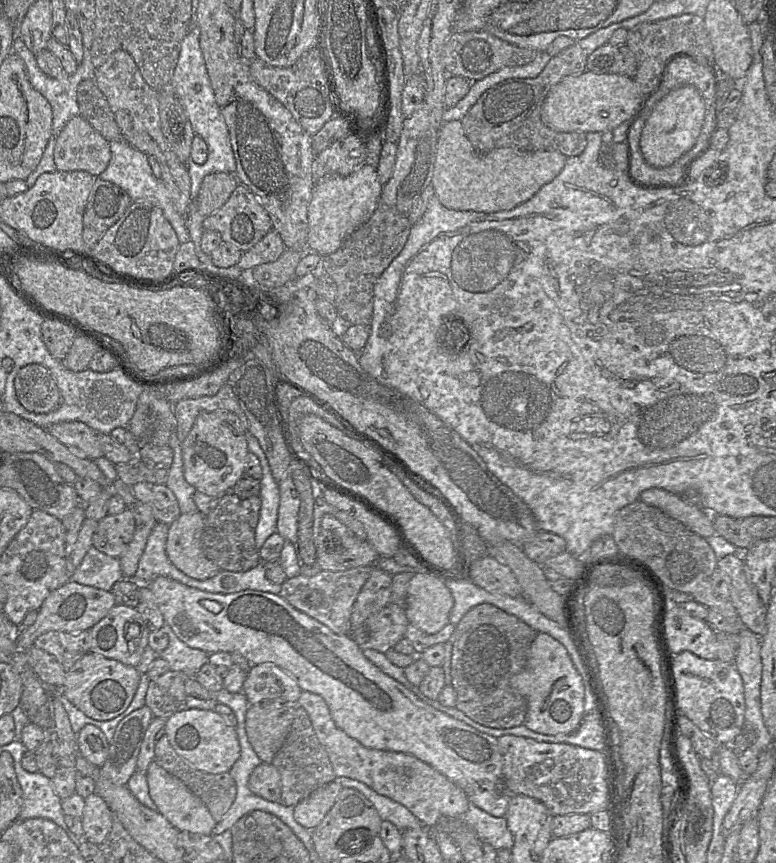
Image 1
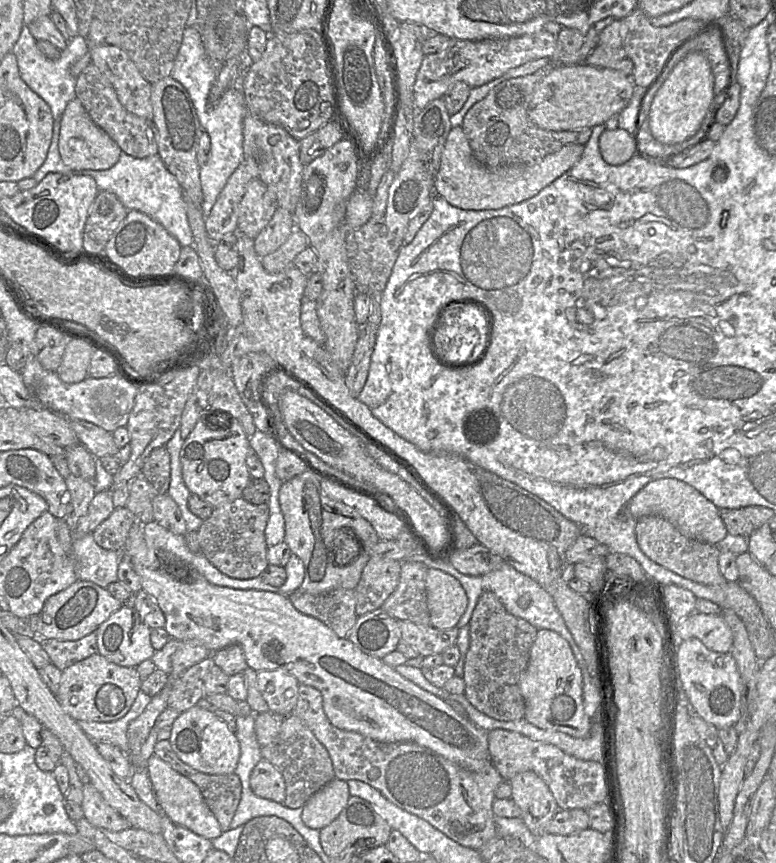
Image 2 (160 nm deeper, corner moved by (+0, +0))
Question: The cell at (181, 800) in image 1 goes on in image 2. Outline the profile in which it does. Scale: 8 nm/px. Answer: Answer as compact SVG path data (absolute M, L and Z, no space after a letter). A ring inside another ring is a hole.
M154 754L147 760L146 769L159 806L174 823L211 841L221 836L223 831L218 820L205 803L199 788L191 780Z

